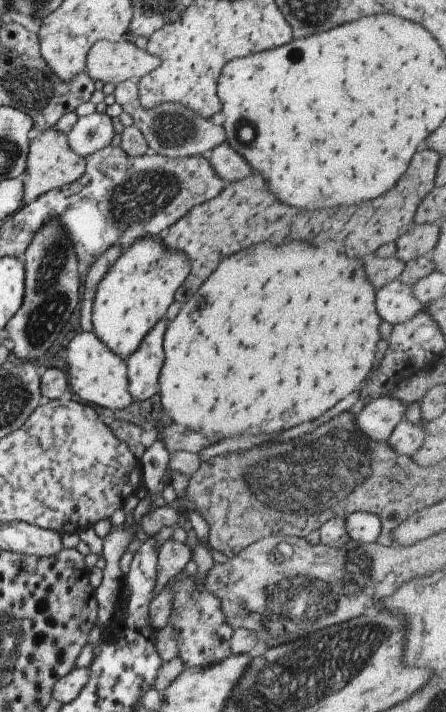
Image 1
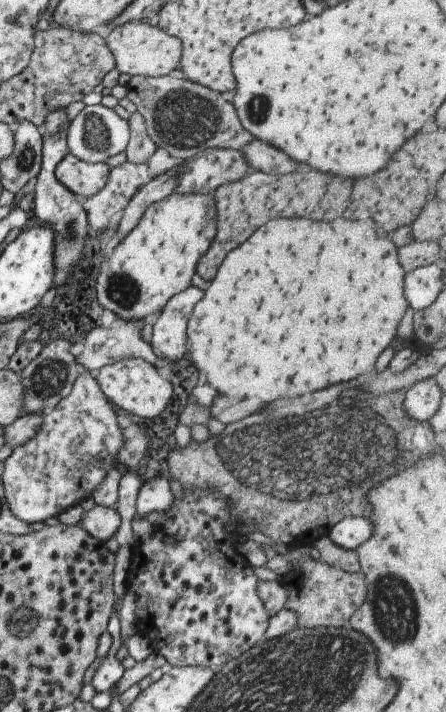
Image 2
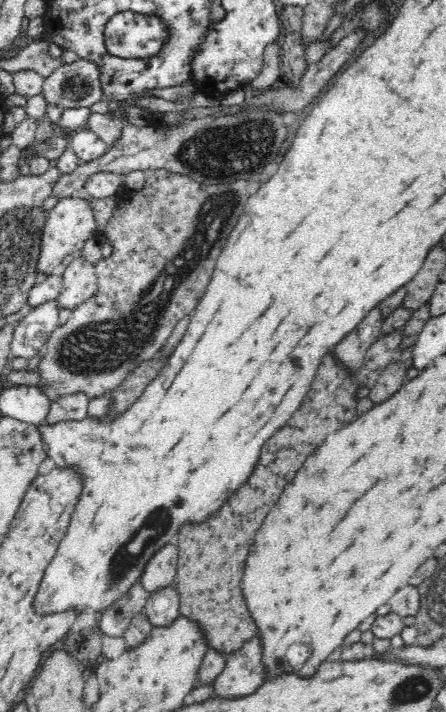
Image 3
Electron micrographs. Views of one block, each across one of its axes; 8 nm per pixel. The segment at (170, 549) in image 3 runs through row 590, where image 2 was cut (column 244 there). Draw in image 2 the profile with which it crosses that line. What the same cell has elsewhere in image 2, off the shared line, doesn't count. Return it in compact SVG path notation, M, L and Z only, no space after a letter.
M255 139L239 150L243 153L250 172L284 175L297 170L297 162L293 162L282 150L273 148L262 140Z

